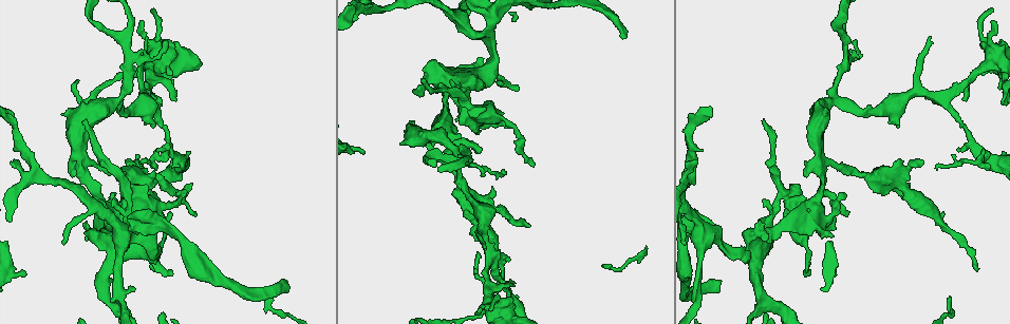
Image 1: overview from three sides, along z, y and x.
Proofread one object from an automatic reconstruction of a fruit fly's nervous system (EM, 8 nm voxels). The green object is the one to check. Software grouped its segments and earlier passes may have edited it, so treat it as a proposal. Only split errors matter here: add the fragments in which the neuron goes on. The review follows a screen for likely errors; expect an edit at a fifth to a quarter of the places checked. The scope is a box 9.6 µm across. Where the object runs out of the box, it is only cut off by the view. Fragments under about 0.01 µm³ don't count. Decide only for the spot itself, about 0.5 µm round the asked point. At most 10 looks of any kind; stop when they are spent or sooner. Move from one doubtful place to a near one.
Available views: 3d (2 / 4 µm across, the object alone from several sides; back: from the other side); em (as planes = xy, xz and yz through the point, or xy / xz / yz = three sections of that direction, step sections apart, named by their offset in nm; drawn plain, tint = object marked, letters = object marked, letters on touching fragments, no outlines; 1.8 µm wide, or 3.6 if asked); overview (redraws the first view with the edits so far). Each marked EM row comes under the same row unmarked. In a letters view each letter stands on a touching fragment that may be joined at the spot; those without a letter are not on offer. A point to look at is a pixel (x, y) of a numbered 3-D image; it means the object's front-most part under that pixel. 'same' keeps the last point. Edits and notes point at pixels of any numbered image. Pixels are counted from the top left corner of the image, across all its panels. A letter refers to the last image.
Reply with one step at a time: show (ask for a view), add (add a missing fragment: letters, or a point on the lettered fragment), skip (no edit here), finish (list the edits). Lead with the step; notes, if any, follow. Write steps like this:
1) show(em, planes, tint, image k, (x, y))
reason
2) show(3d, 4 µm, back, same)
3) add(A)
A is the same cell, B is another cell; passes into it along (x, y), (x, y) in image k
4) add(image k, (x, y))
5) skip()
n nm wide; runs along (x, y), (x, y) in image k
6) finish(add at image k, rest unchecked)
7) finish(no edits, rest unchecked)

show(3d, 2 µm, image 1, (86, 238))
branch stops here

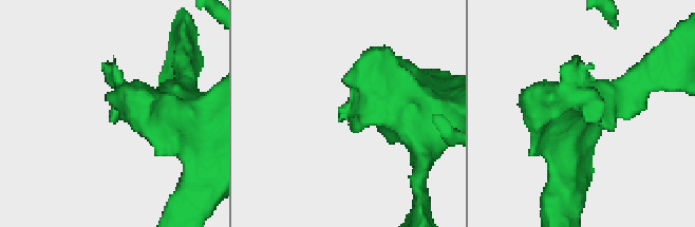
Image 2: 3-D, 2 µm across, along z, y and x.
show(em, 3.6 µm, xz, step 4, tint, image 2, (348, 124))
shape alone is not enough

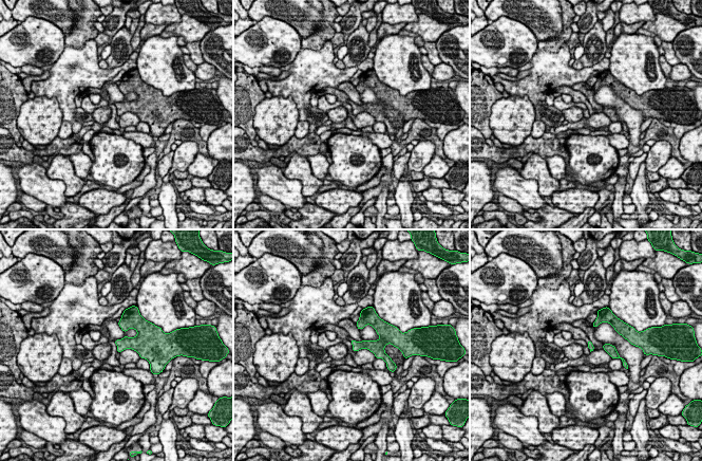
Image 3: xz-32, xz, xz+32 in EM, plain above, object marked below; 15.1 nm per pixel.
show(em, 3.6 µm, xz, step 4, letters, same)
see the neighbours

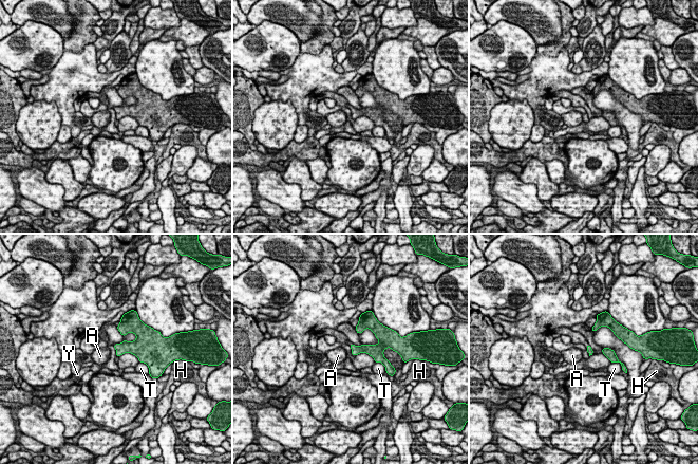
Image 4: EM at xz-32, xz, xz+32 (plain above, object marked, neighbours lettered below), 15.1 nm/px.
skip()
A, H, T and Y are other cells; border along (118, 356), (132, 353), (139, 362) in image 4; no lettered fragment goes on from it

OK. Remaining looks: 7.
show(3d, 4 µm, image 1, (807, 275))
branch stops here

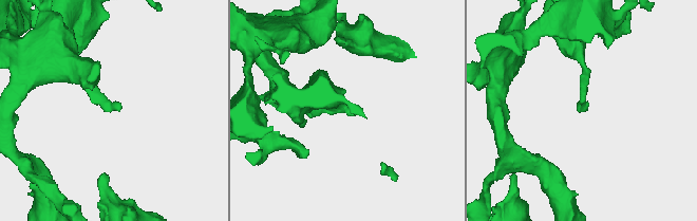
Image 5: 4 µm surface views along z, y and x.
show(em, planes, letters, image 5, (120, 108))
now the EM

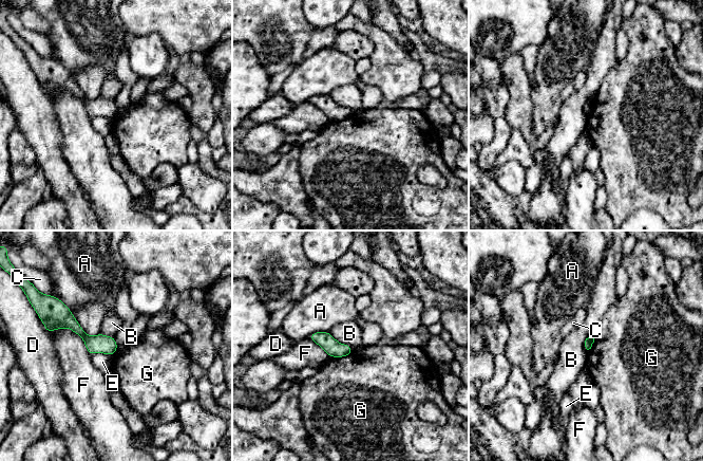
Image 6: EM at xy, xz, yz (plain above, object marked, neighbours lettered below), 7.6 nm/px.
skip()
A, B, C, D, E, F and G are other cells; border along (329, 331), (337, 340), (354, 349) in image 6; none of them fits

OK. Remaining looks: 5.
show(em, yz, step 8, tint, image 1, (193, 211))
tapers out

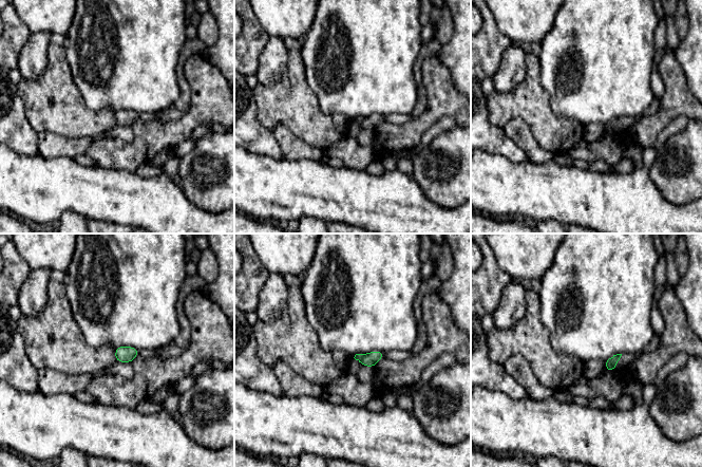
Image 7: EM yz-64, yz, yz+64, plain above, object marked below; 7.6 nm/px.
show(em, planes, letters, same)
another direction

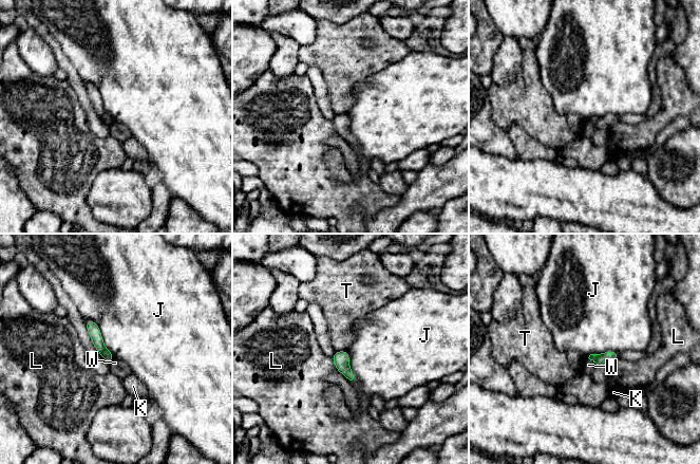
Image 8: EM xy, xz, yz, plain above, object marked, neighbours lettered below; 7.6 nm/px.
skip()
J, K, L, T and W are other cells; none of them fits

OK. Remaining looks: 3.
show(em, xy, step 8, tint, image 1, (169, 152))
three arms meet

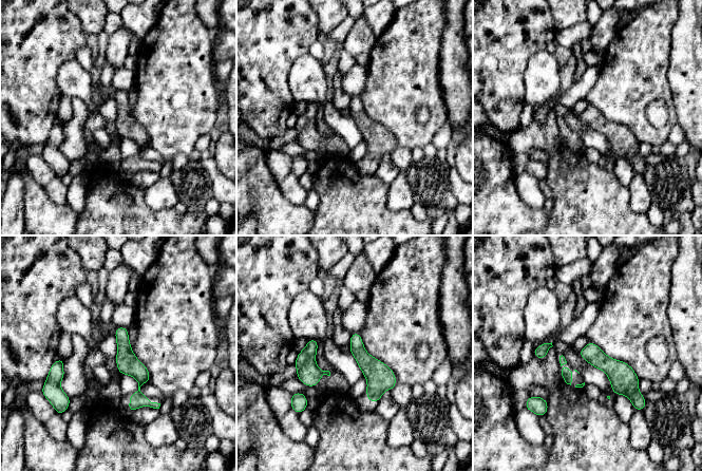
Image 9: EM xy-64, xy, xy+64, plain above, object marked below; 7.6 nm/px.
show(em, planes, letters, same)
cut it another way

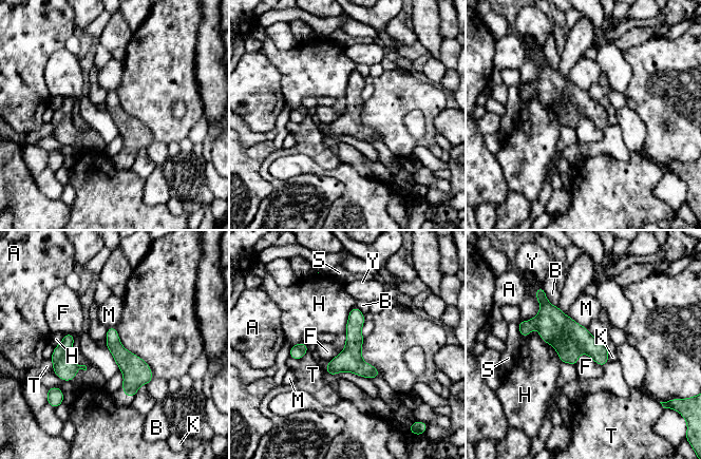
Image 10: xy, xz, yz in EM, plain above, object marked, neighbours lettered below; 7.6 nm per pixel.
skip()
150 nm wide; A, B, F, H, K, M, S, T and Y are other cells; runs along (356, 310), (354, 360), (370, 376) in image 10; none of them fits

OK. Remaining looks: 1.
finish(no edits, rest unchecked)

